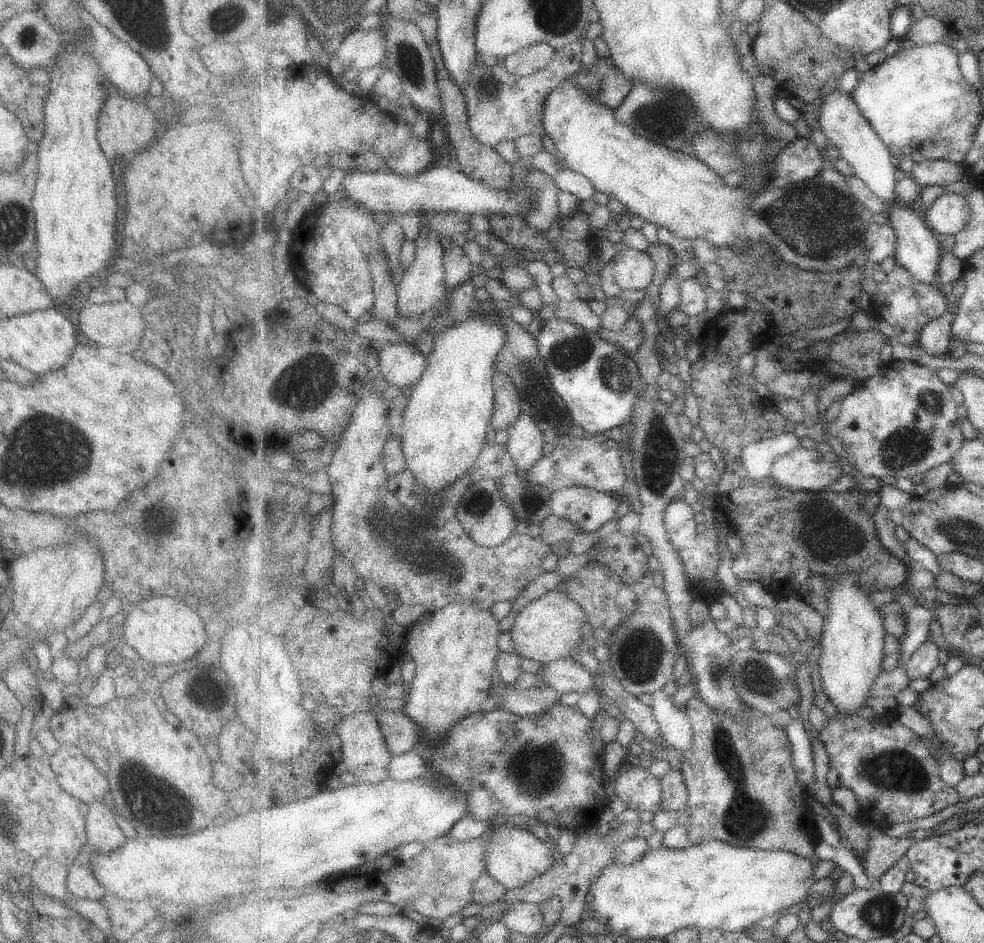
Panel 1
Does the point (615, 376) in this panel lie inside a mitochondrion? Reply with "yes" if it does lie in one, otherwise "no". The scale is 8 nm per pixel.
yes

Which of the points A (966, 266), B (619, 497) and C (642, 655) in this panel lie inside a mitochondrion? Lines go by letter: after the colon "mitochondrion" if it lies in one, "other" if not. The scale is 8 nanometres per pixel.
A: other
B: other
C: mitochondrion

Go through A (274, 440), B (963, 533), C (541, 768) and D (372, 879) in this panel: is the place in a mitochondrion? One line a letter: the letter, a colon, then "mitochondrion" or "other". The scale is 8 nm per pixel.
A: other
B: mitochondrion
C: mitochondrion
D: other

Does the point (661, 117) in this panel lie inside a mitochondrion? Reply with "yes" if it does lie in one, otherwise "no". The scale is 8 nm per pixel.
yes

